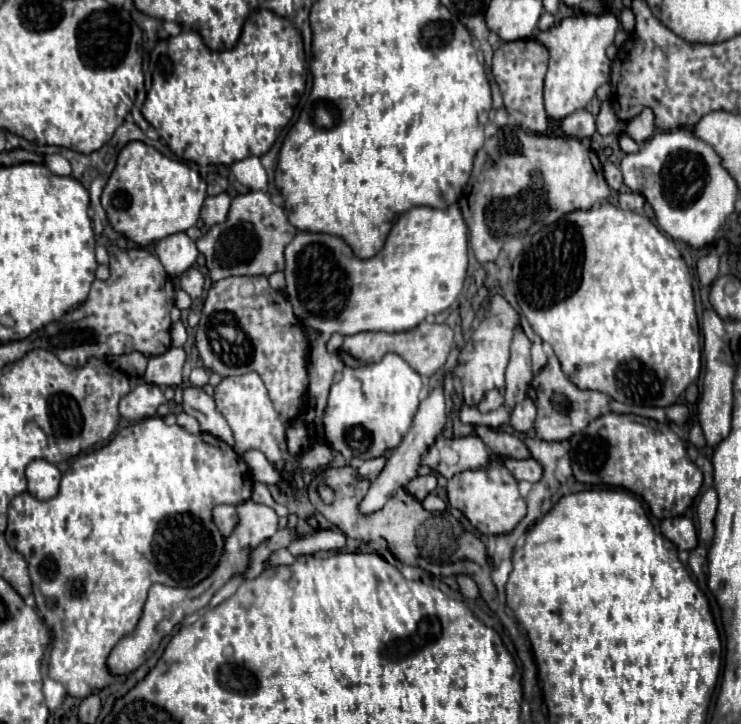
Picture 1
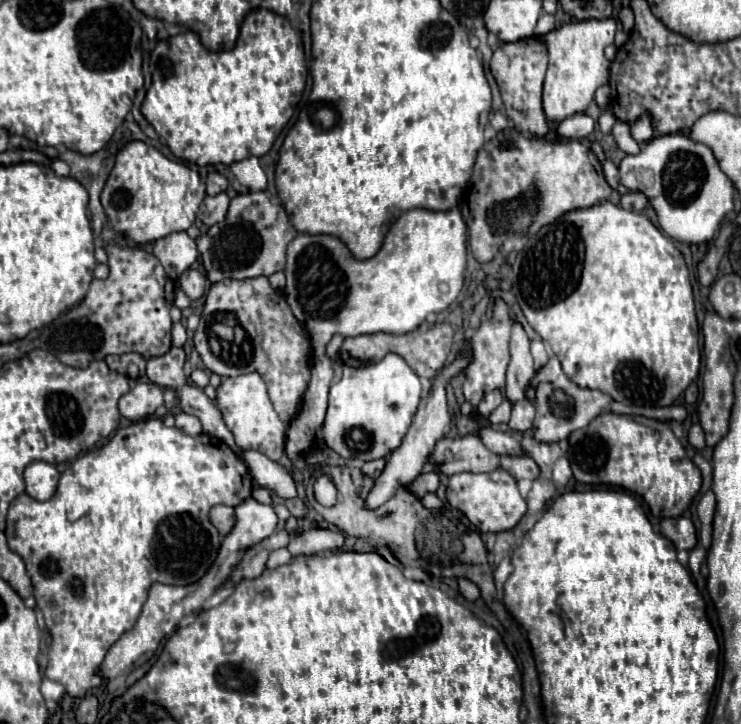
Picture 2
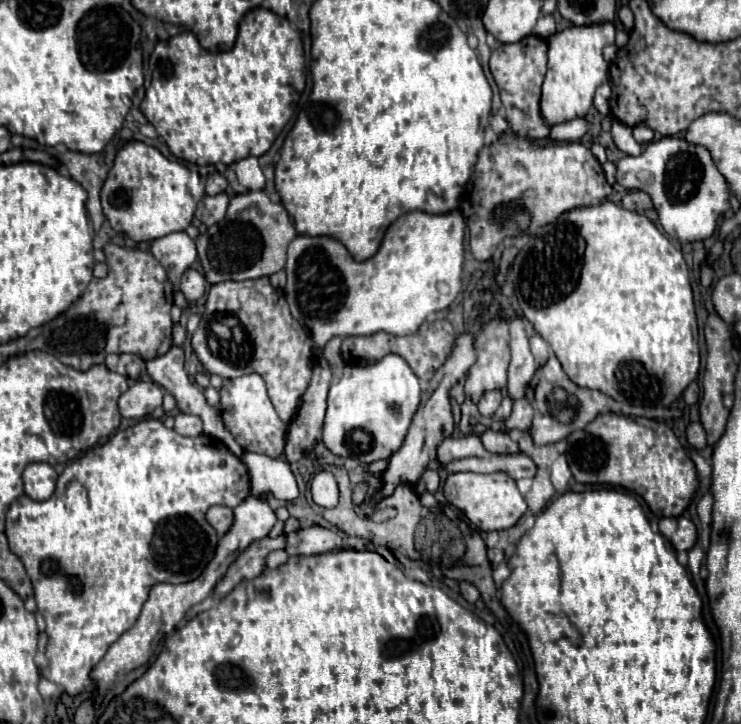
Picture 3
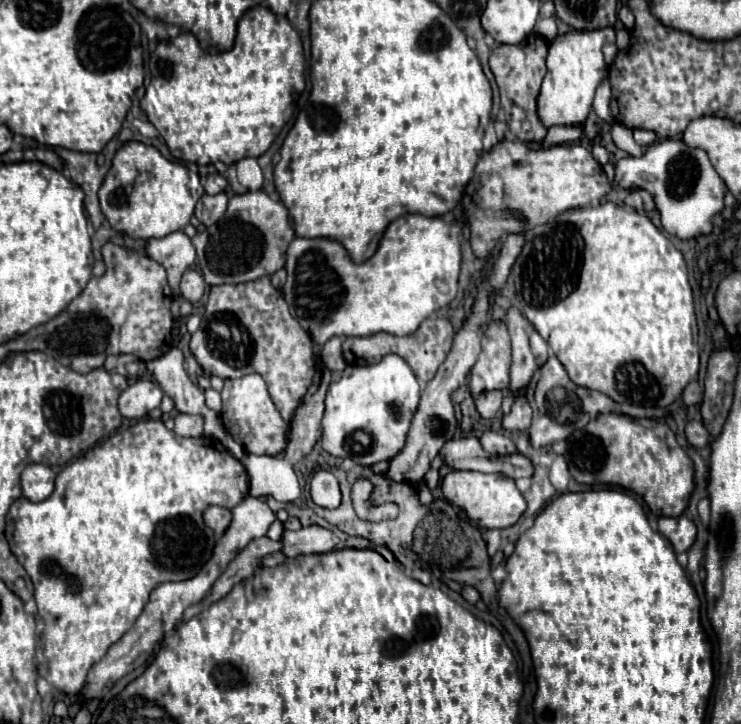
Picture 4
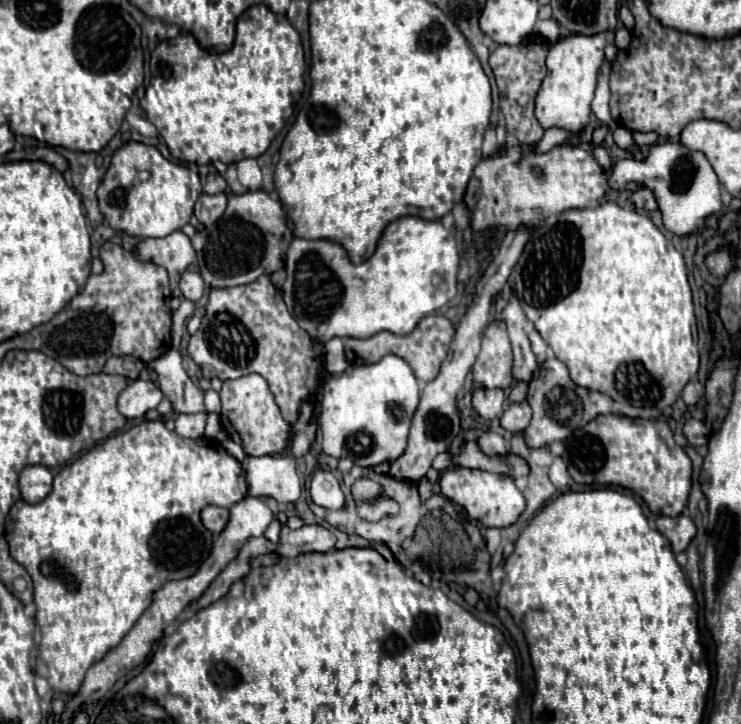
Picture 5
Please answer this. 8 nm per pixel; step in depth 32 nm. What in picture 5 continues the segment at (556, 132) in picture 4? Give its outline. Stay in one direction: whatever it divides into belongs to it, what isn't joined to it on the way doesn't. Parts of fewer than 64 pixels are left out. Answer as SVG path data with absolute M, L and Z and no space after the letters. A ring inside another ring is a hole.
M550 128L544 132L544 136L536 142L534 146L534 152L548 152L552 150L554 146L560 146L570 134L566 130L560 130L560 128Z

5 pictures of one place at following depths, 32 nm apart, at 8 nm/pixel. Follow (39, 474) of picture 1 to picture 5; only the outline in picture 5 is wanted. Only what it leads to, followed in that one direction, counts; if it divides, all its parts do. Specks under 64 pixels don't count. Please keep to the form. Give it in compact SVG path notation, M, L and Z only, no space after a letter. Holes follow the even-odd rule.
M28 466L20 472L20 496L28 504L36 504L52 490L52 472L46 466Z

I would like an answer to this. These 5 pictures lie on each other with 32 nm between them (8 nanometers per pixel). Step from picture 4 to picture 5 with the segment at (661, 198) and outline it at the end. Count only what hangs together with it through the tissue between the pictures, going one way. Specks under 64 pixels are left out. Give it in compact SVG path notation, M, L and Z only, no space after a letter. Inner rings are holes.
M678 142L654 144L644 162L638 162L638 160L616 162L612 168L612 174L608 176L610 190L624 188L628 182L646 186L654 192L658 206L664 214L664 226L678 236L688 236L696 228L702 228L704 220L722 208L720 182L710 162L706 160L706 156L700 152L688 150Z

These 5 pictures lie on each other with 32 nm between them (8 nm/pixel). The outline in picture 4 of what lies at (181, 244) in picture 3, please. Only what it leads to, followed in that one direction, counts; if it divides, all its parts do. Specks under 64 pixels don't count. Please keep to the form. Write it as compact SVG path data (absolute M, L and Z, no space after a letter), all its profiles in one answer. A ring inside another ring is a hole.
M172 232L172 234L164 236L164 238L146 240L144 254L166 268L172 292L176 296L180 296L180 290L178 290L180 276L196 260L196 250L194 250L190 238L184 232Z

